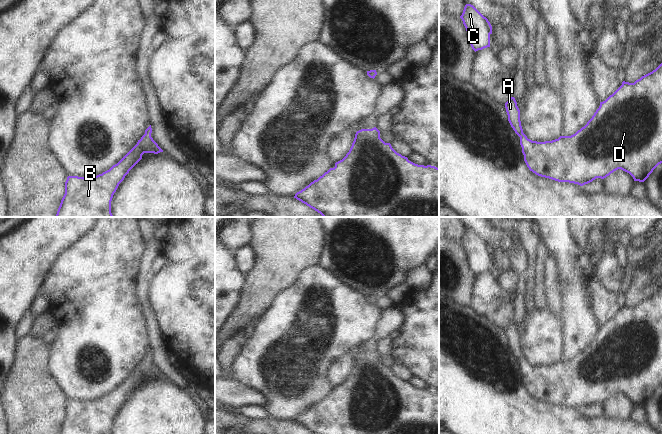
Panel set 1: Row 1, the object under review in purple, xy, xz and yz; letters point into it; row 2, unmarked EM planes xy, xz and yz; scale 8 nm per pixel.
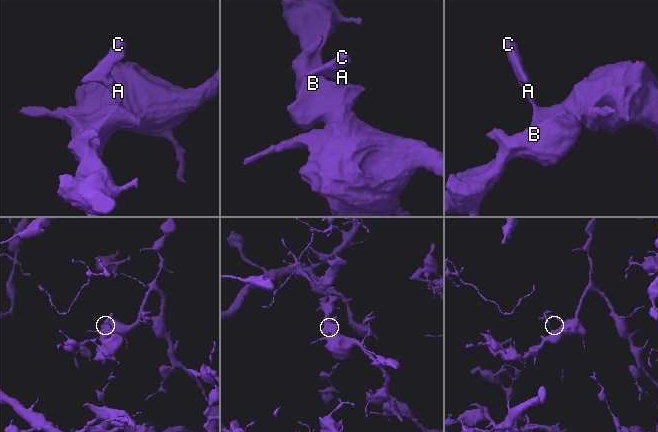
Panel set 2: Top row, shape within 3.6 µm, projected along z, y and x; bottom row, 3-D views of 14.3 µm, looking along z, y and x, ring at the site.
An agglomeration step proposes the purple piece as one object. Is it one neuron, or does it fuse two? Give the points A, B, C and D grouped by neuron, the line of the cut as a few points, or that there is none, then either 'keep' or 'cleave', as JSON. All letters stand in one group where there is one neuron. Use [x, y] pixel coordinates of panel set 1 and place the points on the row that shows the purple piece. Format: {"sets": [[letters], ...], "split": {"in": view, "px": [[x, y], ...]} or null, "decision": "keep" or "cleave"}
{"sets": [["A", "B", "C", "D"]], "split": null, "decision": "keep"}

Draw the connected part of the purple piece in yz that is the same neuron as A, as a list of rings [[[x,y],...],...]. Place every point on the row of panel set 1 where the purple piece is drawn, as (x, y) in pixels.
[[[663,62],[634,83],[623,81],[612,95],[600,102],[599,108],[587,124],[571,136],[560,136],[545,142],[532,141],[523,133],[520,110],[514,97],[505,103],[505,108],[511,127],[520,137],[524,161],[529,170],[538,176],[583,186],[596,178],[604,179],[621,169],[629,173],[634,181],[644,182],[663,163]]]

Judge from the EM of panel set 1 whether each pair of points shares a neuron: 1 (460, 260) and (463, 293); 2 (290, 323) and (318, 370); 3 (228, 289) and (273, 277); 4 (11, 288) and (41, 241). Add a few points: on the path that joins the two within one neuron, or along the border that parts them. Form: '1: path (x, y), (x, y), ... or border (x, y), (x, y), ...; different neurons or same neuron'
1: path (460, 268), (460, 285); same neuron
2: path (296, 335), (296, 348), (306, 358); same neuron
3: border (245, 274), (241, 293), (234, 307); different neurons
4: path (11, 276), (11, 271), (29, 253); same neuron

